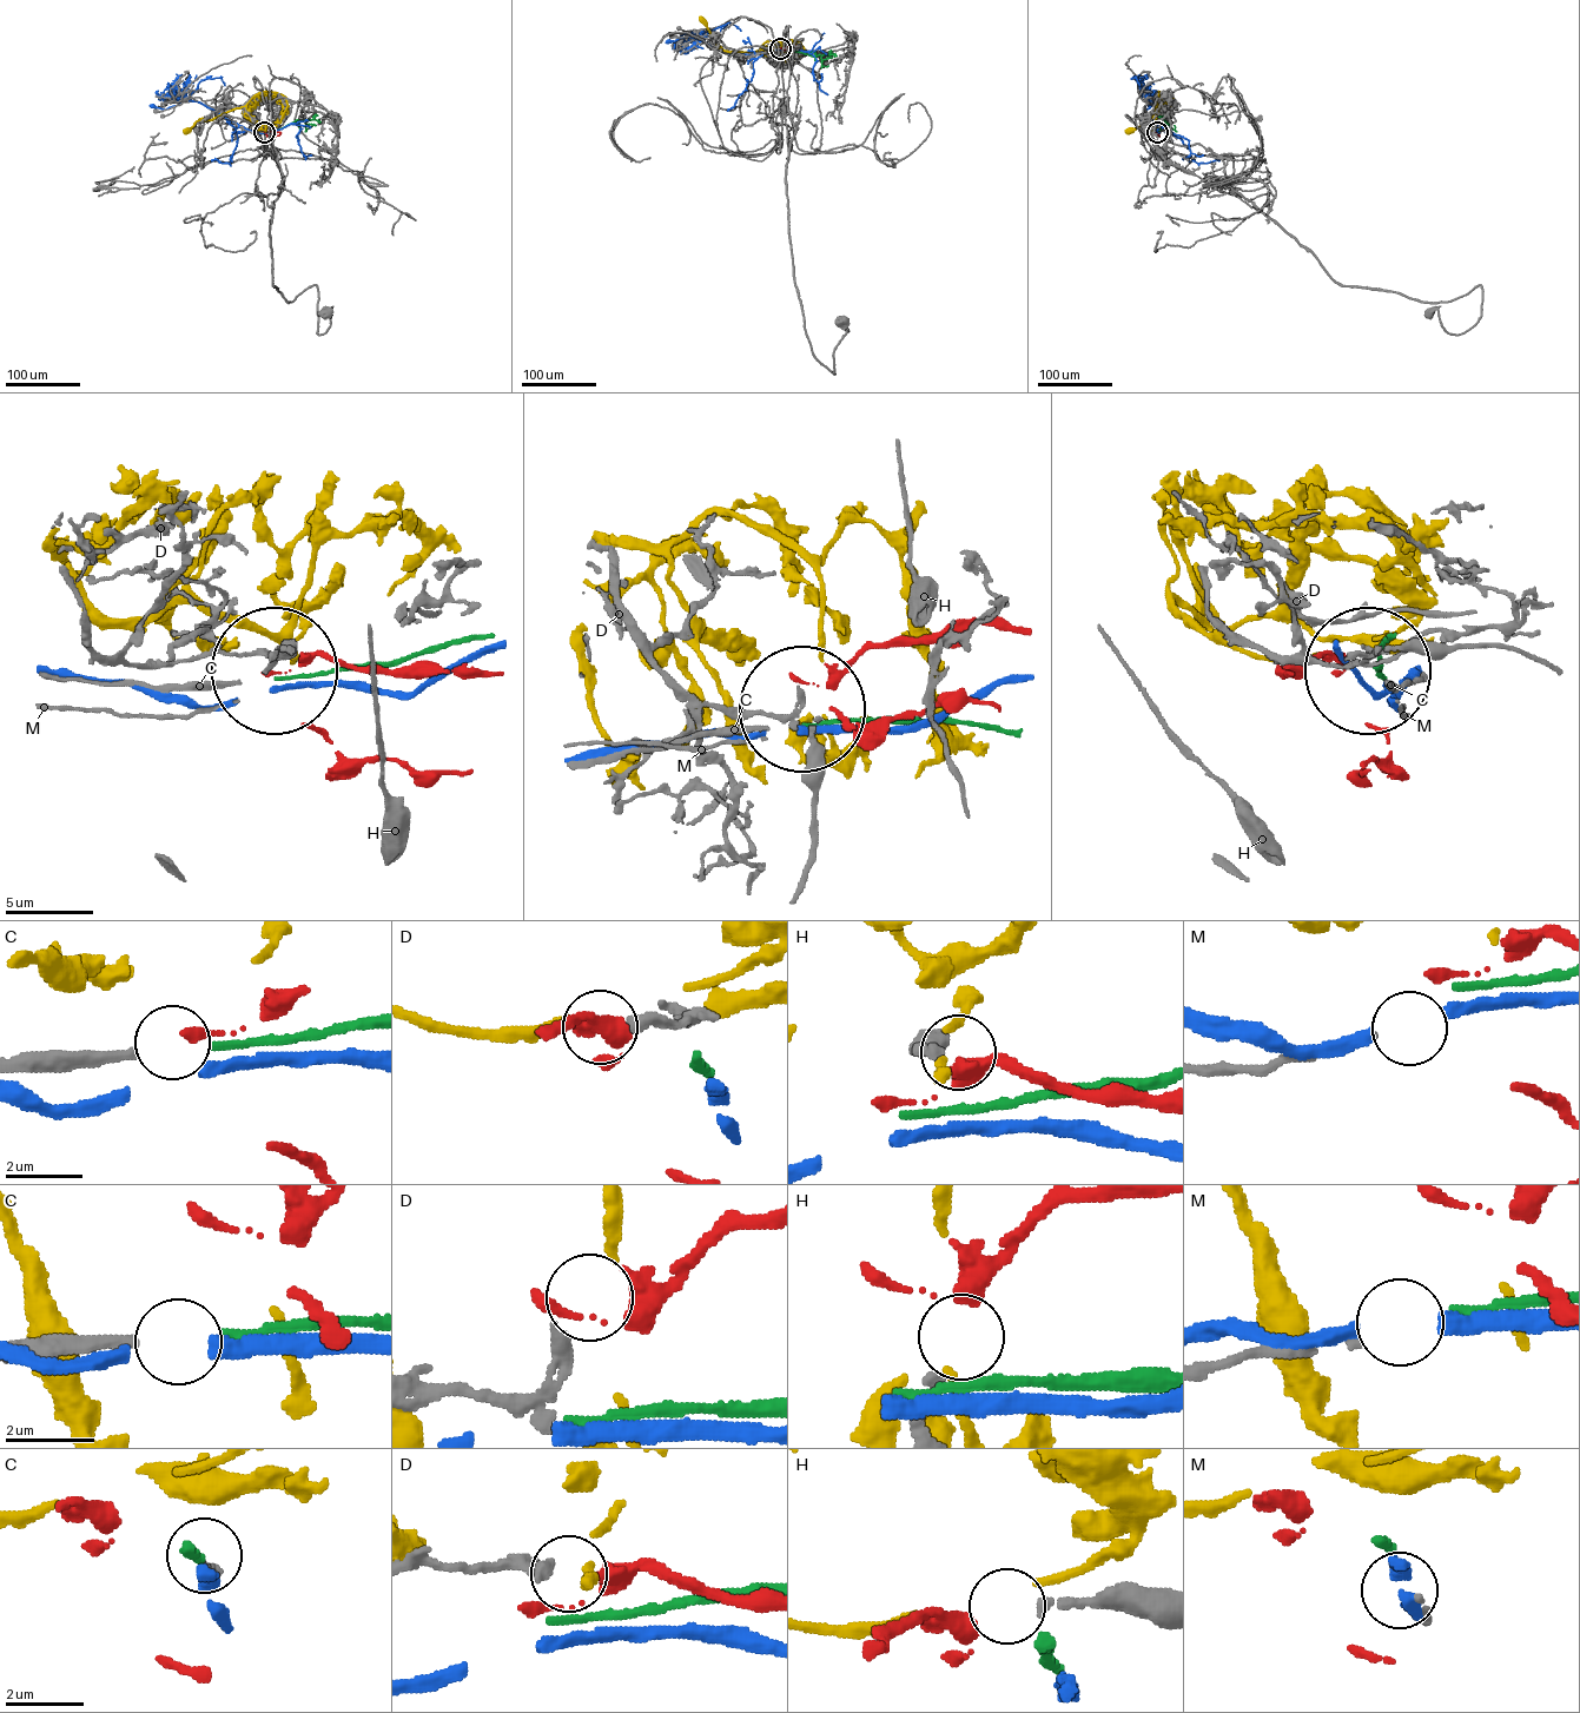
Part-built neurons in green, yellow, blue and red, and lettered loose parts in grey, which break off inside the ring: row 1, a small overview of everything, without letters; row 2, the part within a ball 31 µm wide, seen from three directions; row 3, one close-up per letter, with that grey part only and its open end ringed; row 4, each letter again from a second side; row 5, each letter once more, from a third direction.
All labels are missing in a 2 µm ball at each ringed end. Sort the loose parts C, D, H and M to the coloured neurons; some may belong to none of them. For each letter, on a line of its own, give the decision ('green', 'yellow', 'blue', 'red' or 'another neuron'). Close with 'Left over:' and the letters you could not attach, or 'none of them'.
C: green
D: another neuron
H: red
M: another neuron
Left over: D, M

